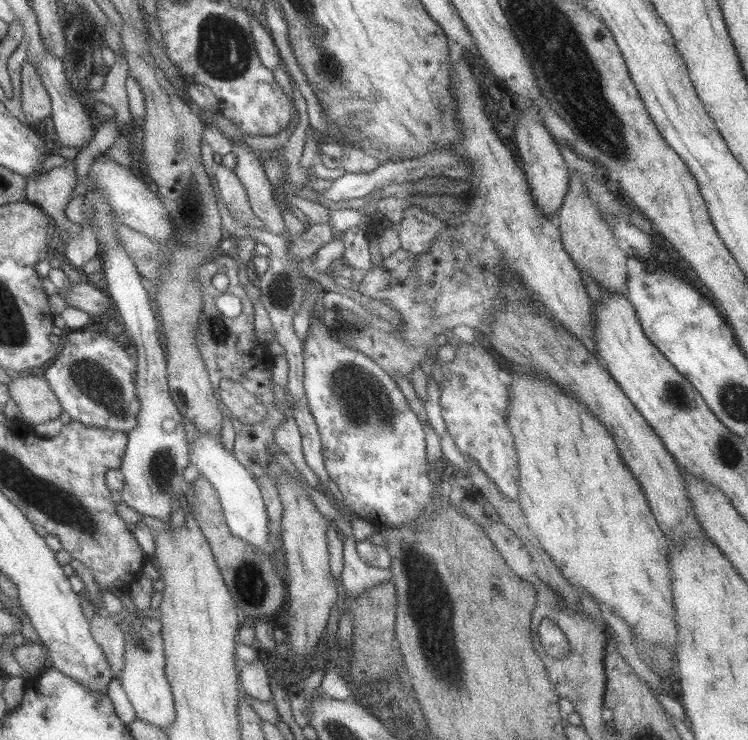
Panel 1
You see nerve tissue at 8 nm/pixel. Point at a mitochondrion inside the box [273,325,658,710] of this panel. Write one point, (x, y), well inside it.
(351, 382)

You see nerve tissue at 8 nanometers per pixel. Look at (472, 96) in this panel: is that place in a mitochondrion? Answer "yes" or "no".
no

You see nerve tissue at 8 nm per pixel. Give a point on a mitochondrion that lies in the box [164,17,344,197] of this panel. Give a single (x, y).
(329, 64)

